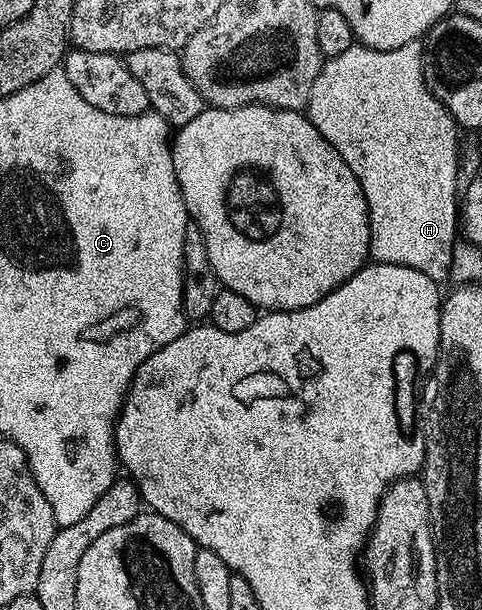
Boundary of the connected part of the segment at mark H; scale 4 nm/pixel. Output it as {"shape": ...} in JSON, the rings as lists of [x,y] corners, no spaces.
{"shape":[[[355,43],[343,55],[328,58],[315,83],[311,83],[307,116],[359,179],[369,212],[370,258],[415,267],[431,280],[445,283],[450,280],[453,248],[459,241],[459,126],[449,112],[441,113],[441,105],[433,105],[433,97],[385,89],[385,54],[386,51]]]}

